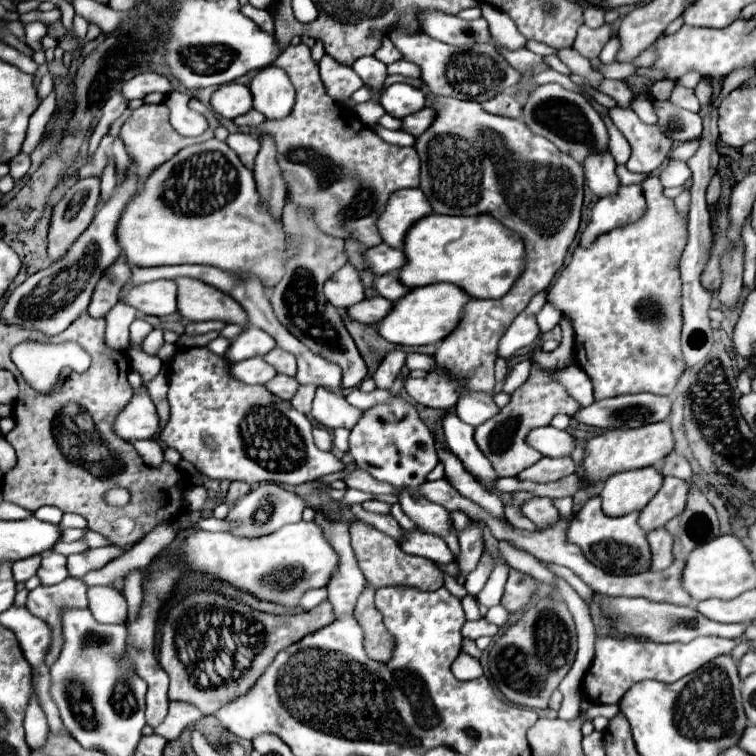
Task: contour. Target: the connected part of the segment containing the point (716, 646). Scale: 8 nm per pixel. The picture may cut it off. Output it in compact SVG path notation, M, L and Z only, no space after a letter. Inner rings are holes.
M599 636L595 638L595 658L583 680L583 694L595 704L619 704L623 694L645 678L659 678L661 682L677 682L695 672L719 654L729 654L737 646L735 640L717 636L699 636L687 644L655 644L651 640L631 640L631 636Z

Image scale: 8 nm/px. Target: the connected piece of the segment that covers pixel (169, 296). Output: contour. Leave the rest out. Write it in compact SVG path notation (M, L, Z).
M153 280L147 284L127 284L121 302L137 308L141 314L169 316L177 310L177 286L173 280Z

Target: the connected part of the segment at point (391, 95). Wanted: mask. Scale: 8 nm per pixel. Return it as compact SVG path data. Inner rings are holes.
M391 84L381 94L381 106L393 118L405 118L425 106L425 94L411 84Z

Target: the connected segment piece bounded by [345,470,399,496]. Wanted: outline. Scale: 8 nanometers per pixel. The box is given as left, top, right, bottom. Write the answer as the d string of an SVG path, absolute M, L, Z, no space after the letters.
M355 470L351 476L345 478L345 484L349 488L363 490L363 492L369 492L369 494L375 494L375 496L379 496L379 494L399 494L399 488L371 478L365 470Z

